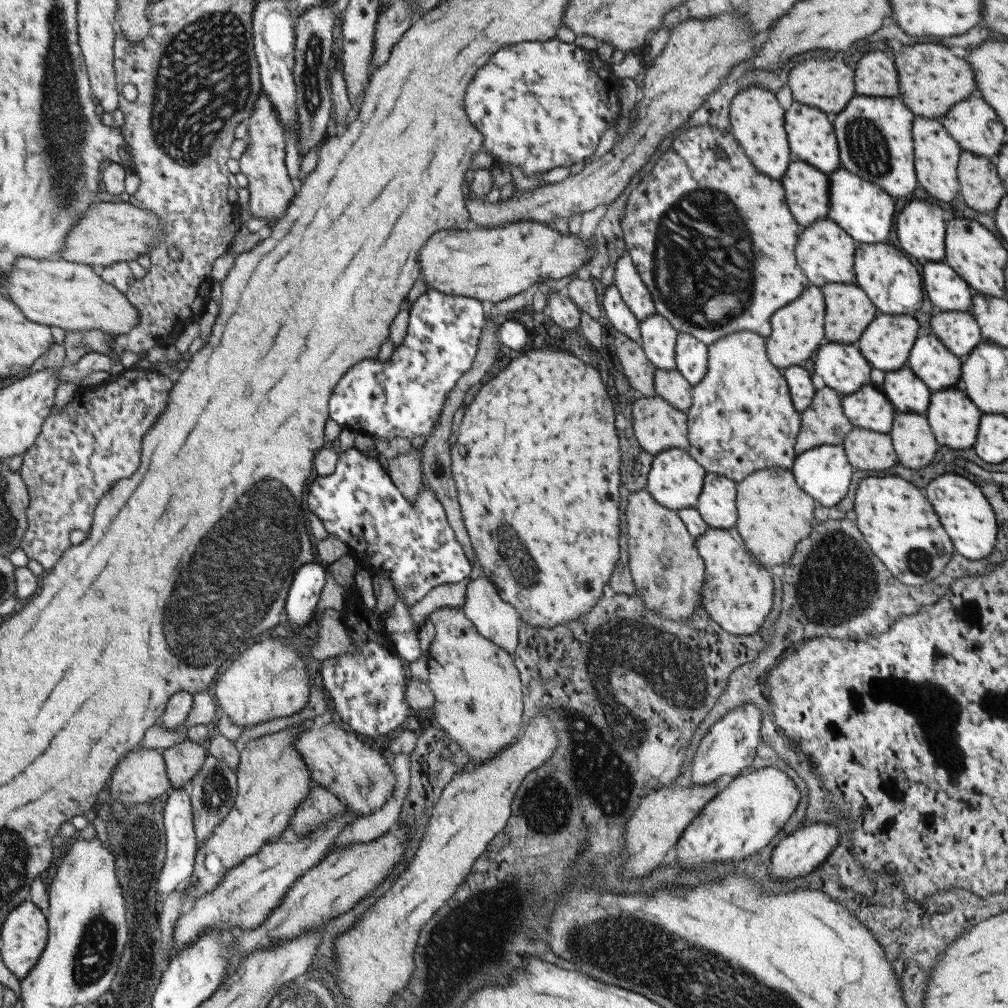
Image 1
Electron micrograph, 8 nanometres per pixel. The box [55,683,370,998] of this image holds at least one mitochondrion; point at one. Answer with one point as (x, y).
(95, 957)

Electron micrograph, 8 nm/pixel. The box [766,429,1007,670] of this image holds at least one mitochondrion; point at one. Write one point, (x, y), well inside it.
(844, 596)

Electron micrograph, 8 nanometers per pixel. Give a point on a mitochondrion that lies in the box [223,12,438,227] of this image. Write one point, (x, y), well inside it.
(311, 92)

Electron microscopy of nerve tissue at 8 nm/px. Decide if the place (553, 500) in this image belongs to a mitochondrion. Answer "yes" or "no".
no

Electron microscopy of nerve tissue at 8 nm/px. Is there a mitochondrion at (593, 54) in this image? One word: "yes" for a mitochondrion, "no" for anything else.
no

